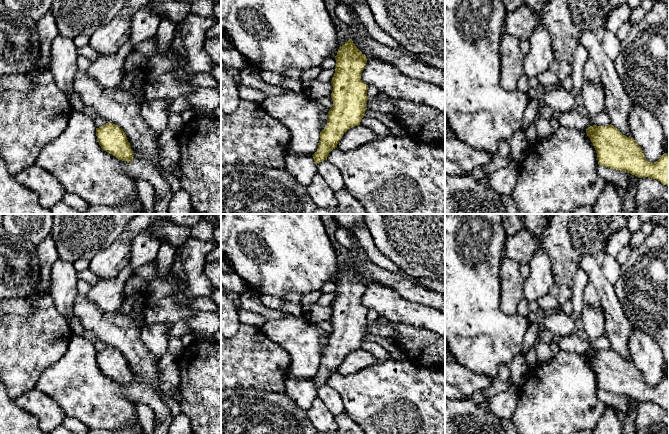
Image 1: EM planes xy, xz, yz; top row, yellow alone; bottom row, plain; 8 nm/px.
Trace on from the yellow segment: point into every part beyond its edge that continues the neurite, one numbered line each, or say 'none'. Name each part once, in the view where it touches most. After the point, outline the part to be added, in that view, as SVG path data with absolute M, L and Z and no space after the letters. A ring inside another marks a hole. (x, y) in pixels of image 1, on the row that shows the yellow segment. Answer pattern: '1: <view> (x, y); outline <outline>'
none

